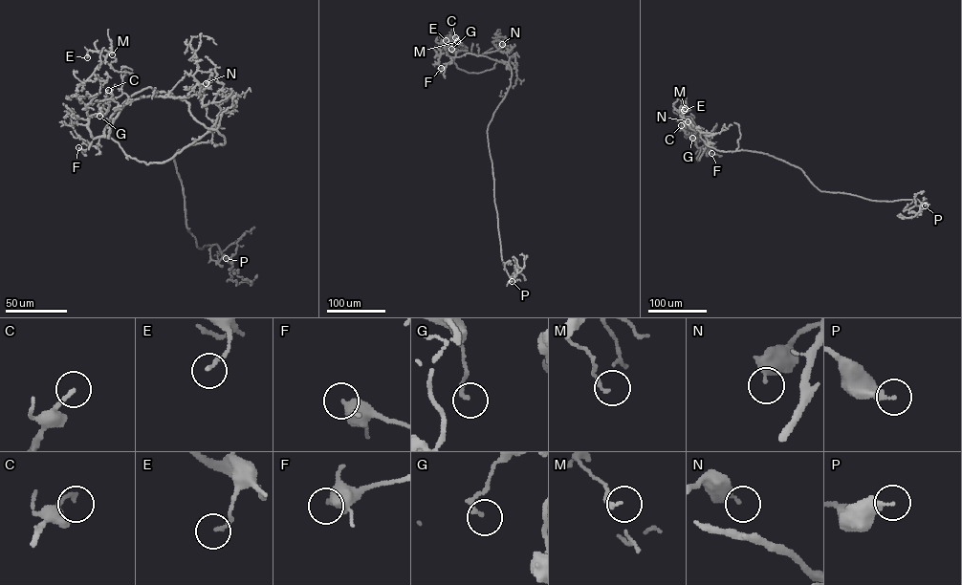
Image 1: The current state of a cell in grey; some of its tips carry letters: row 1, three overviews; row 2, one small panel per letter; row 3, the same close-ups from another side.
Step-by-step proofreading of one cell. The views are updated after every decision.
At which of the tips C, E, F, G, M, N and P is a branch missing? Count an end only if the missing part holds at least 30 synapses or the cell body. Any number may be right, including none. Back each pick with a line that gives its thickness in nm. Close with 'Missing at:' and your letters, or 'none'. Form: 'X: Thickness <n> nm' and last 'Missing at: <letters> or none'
Missing at: none

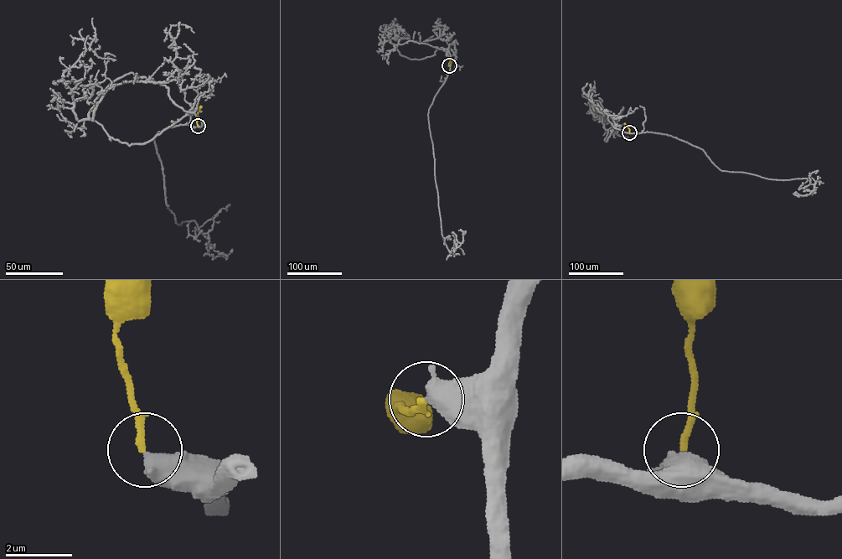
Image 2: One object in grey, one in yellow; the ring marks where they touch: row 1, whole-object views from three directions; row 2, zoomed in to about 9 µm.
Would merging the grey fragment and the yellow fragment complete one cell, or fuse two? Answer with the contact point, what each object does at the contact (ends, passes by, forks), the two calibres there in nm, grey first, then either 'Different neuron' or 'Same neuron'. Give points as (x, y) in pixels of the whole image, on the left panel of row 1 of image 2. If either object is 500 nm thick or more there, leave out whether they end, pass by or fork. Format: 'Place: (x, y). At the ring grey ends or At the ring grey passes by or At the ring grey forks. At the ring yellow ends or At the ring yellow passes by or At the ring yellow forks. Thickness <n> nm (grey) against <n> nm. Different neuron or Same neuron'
Place: (198, 126). Thickness 550 nm (grey) against 190 nm. Same neuron

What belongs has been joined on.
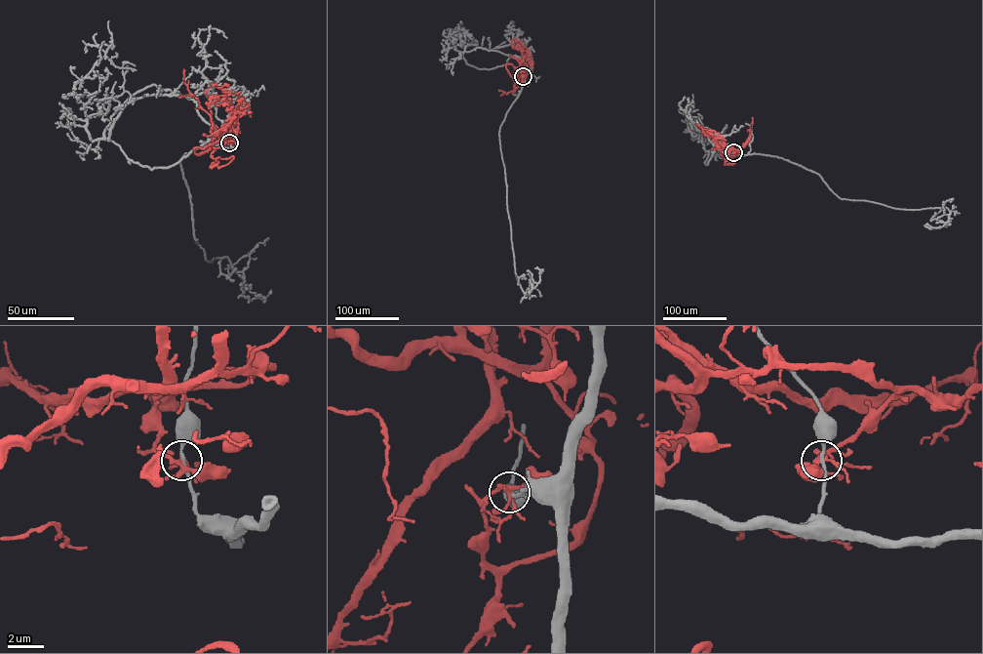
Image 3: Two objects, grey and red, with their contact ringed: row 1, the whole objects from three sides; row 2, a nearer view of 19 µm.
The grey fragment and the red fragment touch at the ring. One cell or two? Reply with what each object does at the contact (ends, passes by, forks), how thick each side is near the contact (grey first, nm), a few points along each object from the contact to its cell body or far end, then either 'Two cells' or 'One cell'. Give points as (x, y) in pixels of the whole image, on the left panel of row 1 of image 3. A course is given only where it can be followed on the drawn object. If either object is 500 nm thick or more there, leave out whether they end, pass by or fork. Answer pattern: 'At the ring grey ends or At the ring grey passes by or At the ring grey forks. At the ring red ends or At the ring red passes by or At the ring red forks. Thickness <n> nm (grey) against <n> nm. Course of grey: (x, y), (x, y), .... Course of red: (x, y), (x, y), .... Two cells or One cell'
At the ring grey passes by. At the ring red forks. Thickness 170 nm (grey) against 200 nm. Course of grey: (229, 142), (233, 148), (192, 150), (180, 165), (205, 259), (227, 257), (249, 291), (265, 300), (255, 295). Course of red: (229, 142), (236, 136), (231, 128), (227, 137), (214, 138), (211, 156), (233, 158), (215, 163). Two cells

